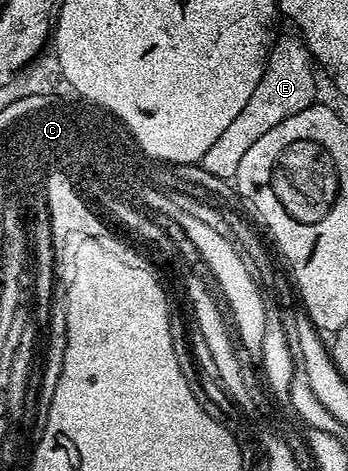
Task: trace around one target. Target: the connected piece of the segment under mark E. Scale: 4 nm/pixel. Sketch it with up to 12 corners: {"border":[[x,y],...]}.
{"border":[[276,38],[245,109],[201,168],[234,180],[241,157],[316,102],[302,38]]}

